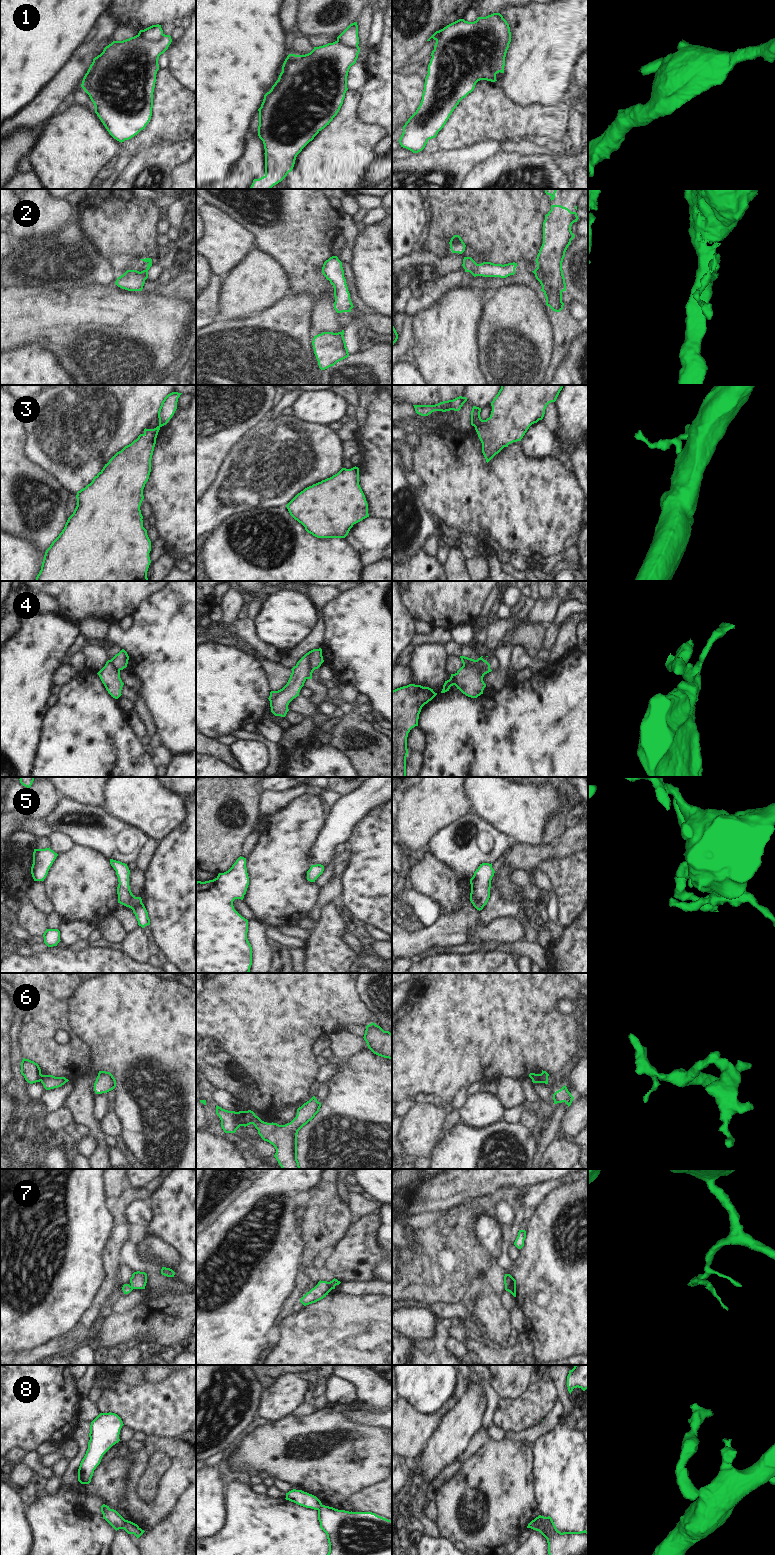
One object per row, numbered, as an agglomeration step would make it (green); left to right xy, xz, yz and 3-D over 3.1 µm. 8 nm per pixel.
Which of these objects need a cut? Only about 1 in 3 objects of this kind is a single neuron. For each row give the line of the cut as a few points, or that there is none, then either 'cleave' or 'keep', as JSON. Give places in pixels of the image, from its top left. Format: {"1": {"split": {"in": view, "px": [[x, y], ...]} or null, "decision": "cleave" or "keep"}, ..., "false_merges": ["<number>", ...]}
{"1": {"split": {"in": "xy", "px": [[141, 32], [148, 40], [157, 40], [163, 34]]}, "decision": "cleave"}, "2": {"split": {"in": "yz", "px": [[537, 268], [536, 278]]}, "decision": "cleave"}, "3": {"split": {"in": "yz", "px": [[483, 420], [474, 426]]}, "decision": "cleave"}, "4": {"split": {"in": "xz", "px": [[309, 652], [308, 675], [306, 678]]}, "decision": "cleave"}, "5": {"split": null, "decision": "keep"}, "6": {"split": {"in": "xz", "px": [[237, 1112], [237, 1121], [241, 1125]]}, "decision": "cleave"}, "7": {"split": {"in": "yz", "px": [[512, 1277], [512, 1280], [505, 1288]]}, "decision": "cleave"}, "8": {"split": {"in": "xy", "px": [[125, 1520], [122, 1528]]}, "decision": "cleave"}, "false_merges": ["1", "2", "3", "4", "6", "7", "8"]}

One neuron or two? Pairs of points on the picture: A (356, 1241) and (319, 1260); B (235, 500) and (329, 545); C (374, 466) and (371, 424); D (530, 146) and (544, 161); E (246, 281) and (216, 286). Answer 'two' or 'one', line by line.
A: two
B: two
C: one
D: two
E: two

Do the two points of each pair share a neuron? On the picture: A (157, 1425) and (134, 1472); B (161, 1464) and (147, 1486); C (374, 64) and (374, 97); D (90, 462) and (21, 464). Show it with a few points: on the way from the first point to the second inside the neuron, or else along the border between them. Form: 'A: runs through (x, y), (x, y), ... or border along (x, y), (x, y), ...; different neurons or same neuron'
A: border along (146, 1435), (175, 1437); different neurons
B: runs through (156, 1469), (147, 1481); same neuron
C: runs through (374, 72), (374, 89); same neuron
D: border along (25, 444), (27, 456), (56, 479); different neurons

